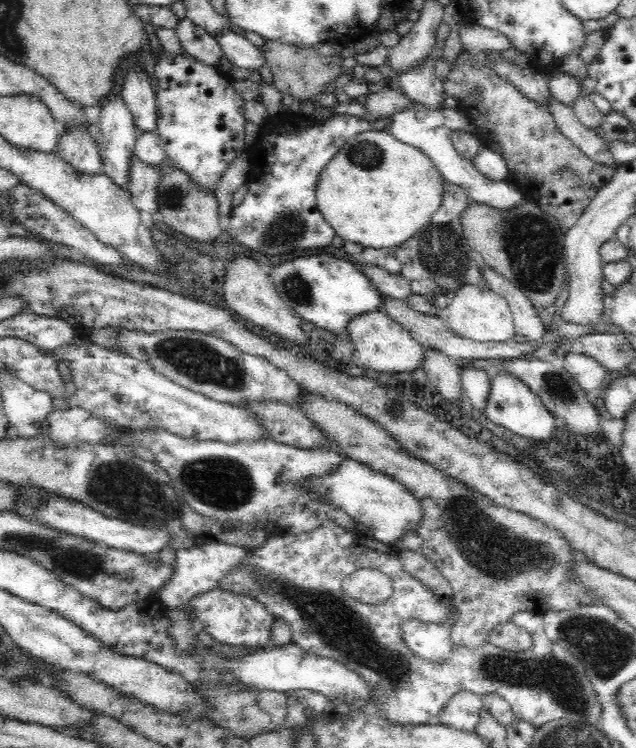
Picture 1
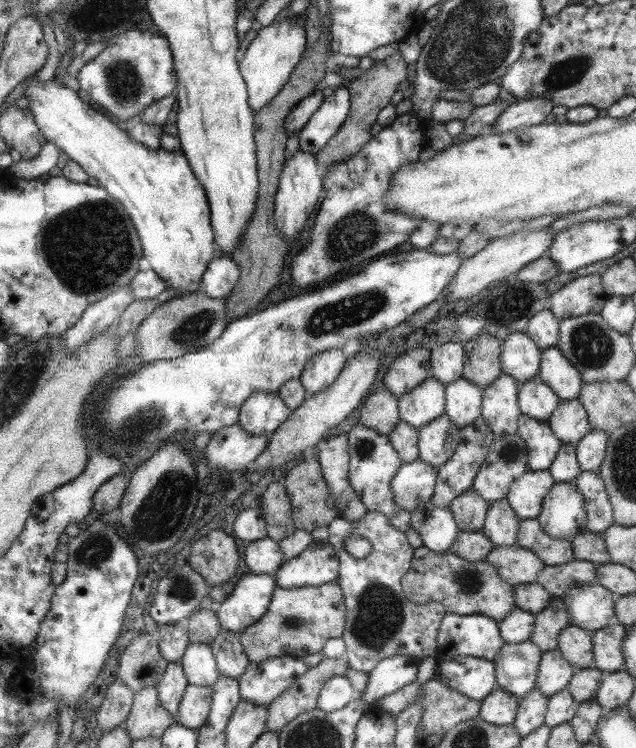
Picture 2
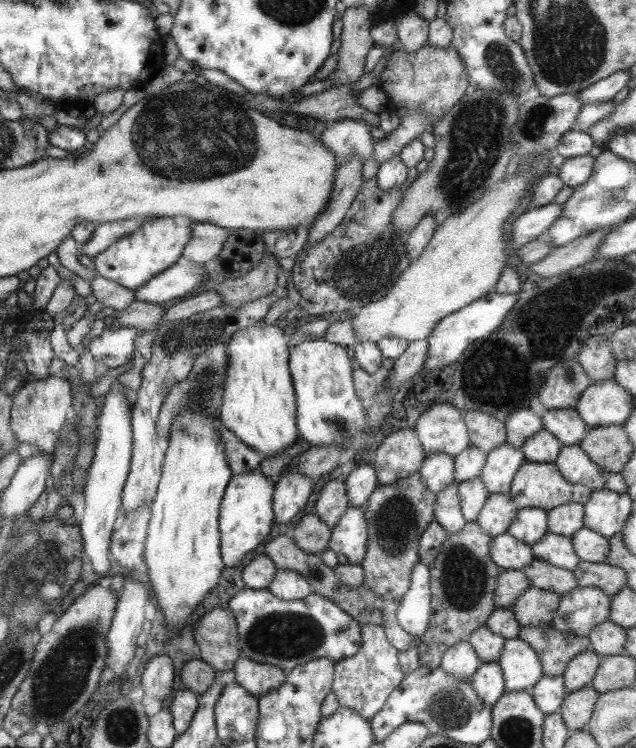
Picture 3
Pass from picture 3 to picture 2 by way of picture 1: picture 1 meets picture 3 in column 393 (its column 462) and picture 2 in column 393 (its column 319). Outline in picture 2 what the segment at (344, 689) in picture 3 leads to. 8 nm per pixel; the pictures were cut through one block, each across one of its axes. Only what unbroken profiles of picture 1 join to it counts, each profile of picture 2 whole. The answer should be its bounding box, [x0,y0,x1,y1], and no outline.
[327,512,445,674]

